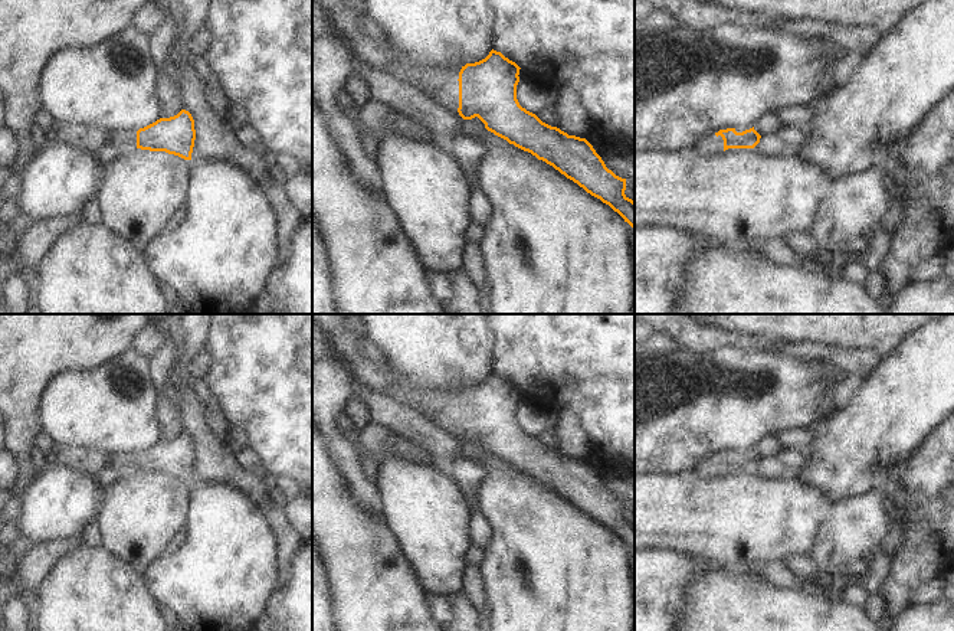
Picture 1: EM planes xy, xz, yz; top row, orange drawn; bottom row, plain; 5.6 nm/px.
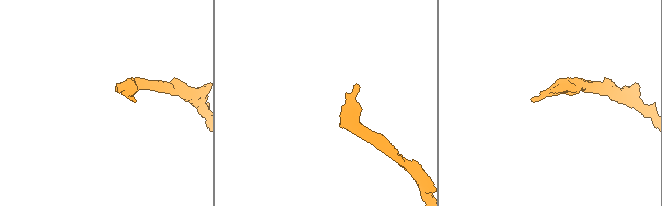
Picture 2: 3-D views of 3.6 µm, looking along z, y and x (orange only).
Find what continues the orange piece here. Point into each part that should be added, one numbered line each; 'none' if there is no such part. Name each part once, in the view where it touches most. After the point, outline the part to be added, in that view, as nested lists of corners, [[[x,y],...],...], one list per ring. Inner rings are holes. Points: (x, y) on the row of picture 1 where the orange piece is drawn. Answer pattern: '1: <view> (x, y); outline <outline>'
1: xz (446, 87); outline [[[429,68],[420,73],[426,88],[436,92],[437,102],[448,109],[459,108],[459,81],[449,72],[437,68]]]

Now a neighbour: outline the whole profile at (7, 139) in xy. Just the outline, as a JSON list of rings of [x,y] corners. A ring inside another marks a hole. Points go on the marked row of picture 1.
[[[6,125],[0,128],[0,166],[9,169],[17,156],[16,134]]]

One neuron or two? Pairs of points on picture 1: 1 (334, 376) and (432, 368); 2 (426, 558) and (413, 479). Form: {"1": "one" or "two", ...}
{"1": "two", "2": "one"}

